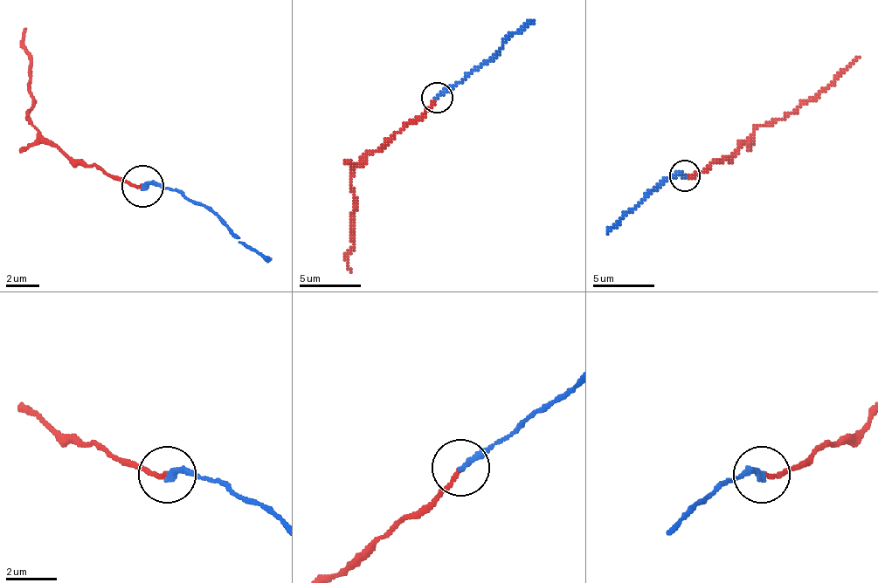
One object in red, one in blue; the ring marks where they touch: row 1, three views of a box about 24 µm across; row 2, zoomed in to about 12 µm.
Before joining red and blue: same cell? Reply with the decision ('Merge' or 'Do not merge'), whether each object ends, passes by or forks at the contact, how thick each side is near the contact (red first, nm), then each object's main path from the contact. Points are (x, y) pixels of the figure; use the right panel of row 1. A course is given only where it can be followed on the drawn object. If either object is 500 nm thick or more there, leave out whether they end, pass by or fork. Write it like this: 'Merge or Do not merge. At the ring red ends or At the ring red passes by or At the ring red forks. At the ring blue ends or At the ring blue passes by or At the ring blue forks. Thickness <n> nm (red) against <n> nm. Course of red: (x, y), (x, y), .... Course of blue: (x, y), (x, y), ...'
Merge. At the ring red ends. At the ring blue ends. Thickness 150 nm (red) against 240 nm. Course of red: (685, 174), (726, 160), (760, 125), (772, 125), (812, 100), (859, 57). Course of blue: (685, 174), (667, 178), (607, 230)

